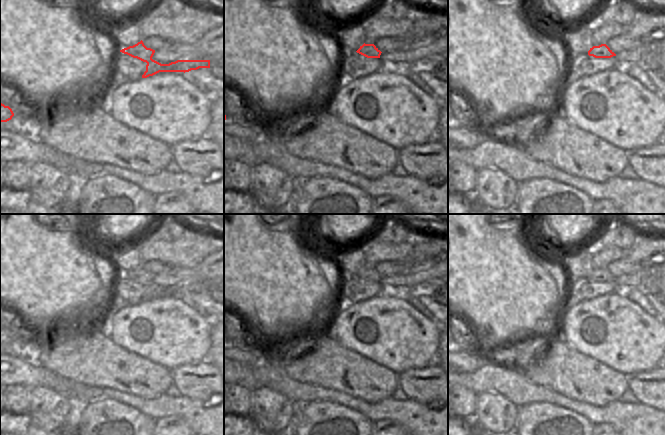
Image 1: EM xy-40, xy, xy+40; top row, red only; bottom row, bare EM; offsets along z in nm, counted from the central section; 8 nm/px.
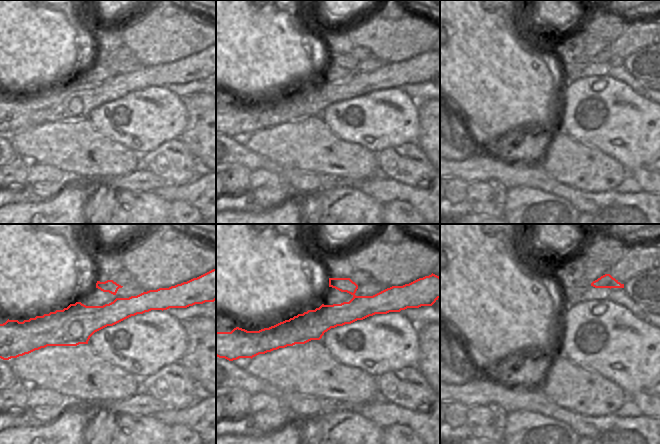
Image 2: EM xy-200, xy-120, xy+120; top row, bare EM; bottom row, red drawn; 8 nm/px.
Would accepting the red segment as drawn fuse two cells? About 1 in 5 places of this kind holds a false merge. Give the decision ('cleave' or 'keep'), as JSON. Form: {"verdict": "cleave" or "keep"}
{"verdict": "keep"}

